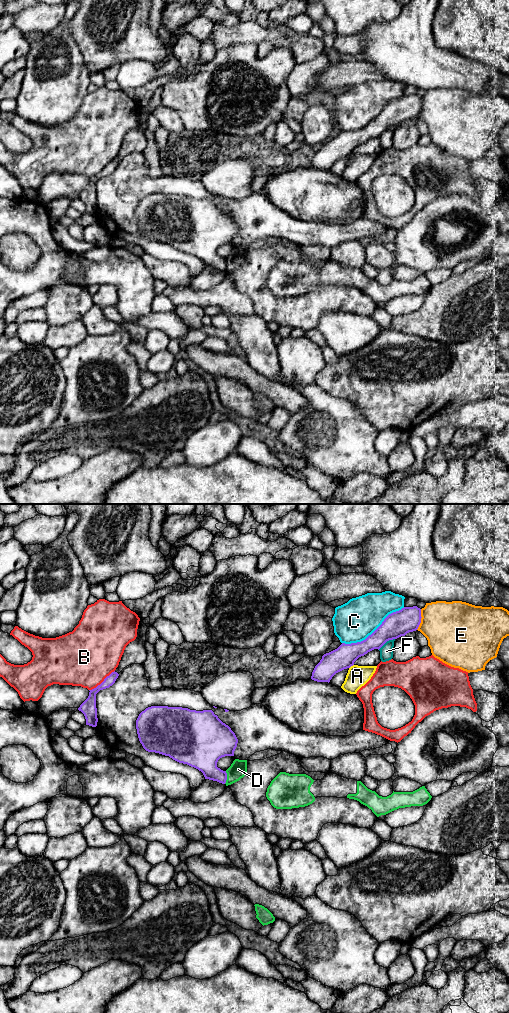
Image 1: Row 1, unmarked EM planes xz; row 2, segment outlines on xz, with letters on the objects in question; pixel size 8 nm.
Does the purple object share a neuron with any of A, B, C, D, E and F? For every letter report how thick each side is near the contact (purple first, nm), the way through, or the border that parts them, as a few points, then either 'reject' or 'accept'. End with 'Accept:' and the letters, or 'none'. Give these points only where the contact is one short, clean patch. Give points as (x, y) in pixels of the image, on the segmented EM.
A: calibres 180 and 170 nm; reject
B: calibres 120 and 460 nm; reject
C: calibres 200 and 320 nm; reject
D: calibres 240 and 140 nm; reject
E: calibres 200 and 420 nm; reject
F: calibres 200 and 110 nm; reject
Accept: none

